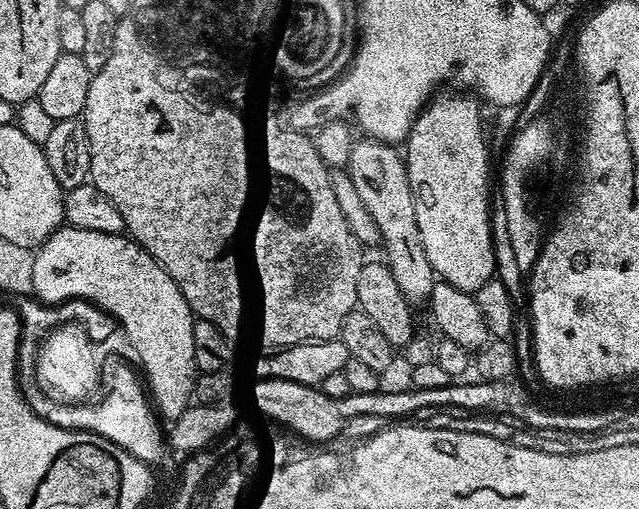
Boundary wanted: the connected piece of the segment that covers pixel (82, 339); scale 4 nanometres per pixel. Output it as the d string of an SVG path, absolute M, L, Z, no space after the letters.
M69 321L53 327L41 342L36 352L34 364L39 378L54 391L62 394L63 399L80 402L88 397L95 389L99 389L104 369L104 354L98 349L96 341L91 340L83 323Z

